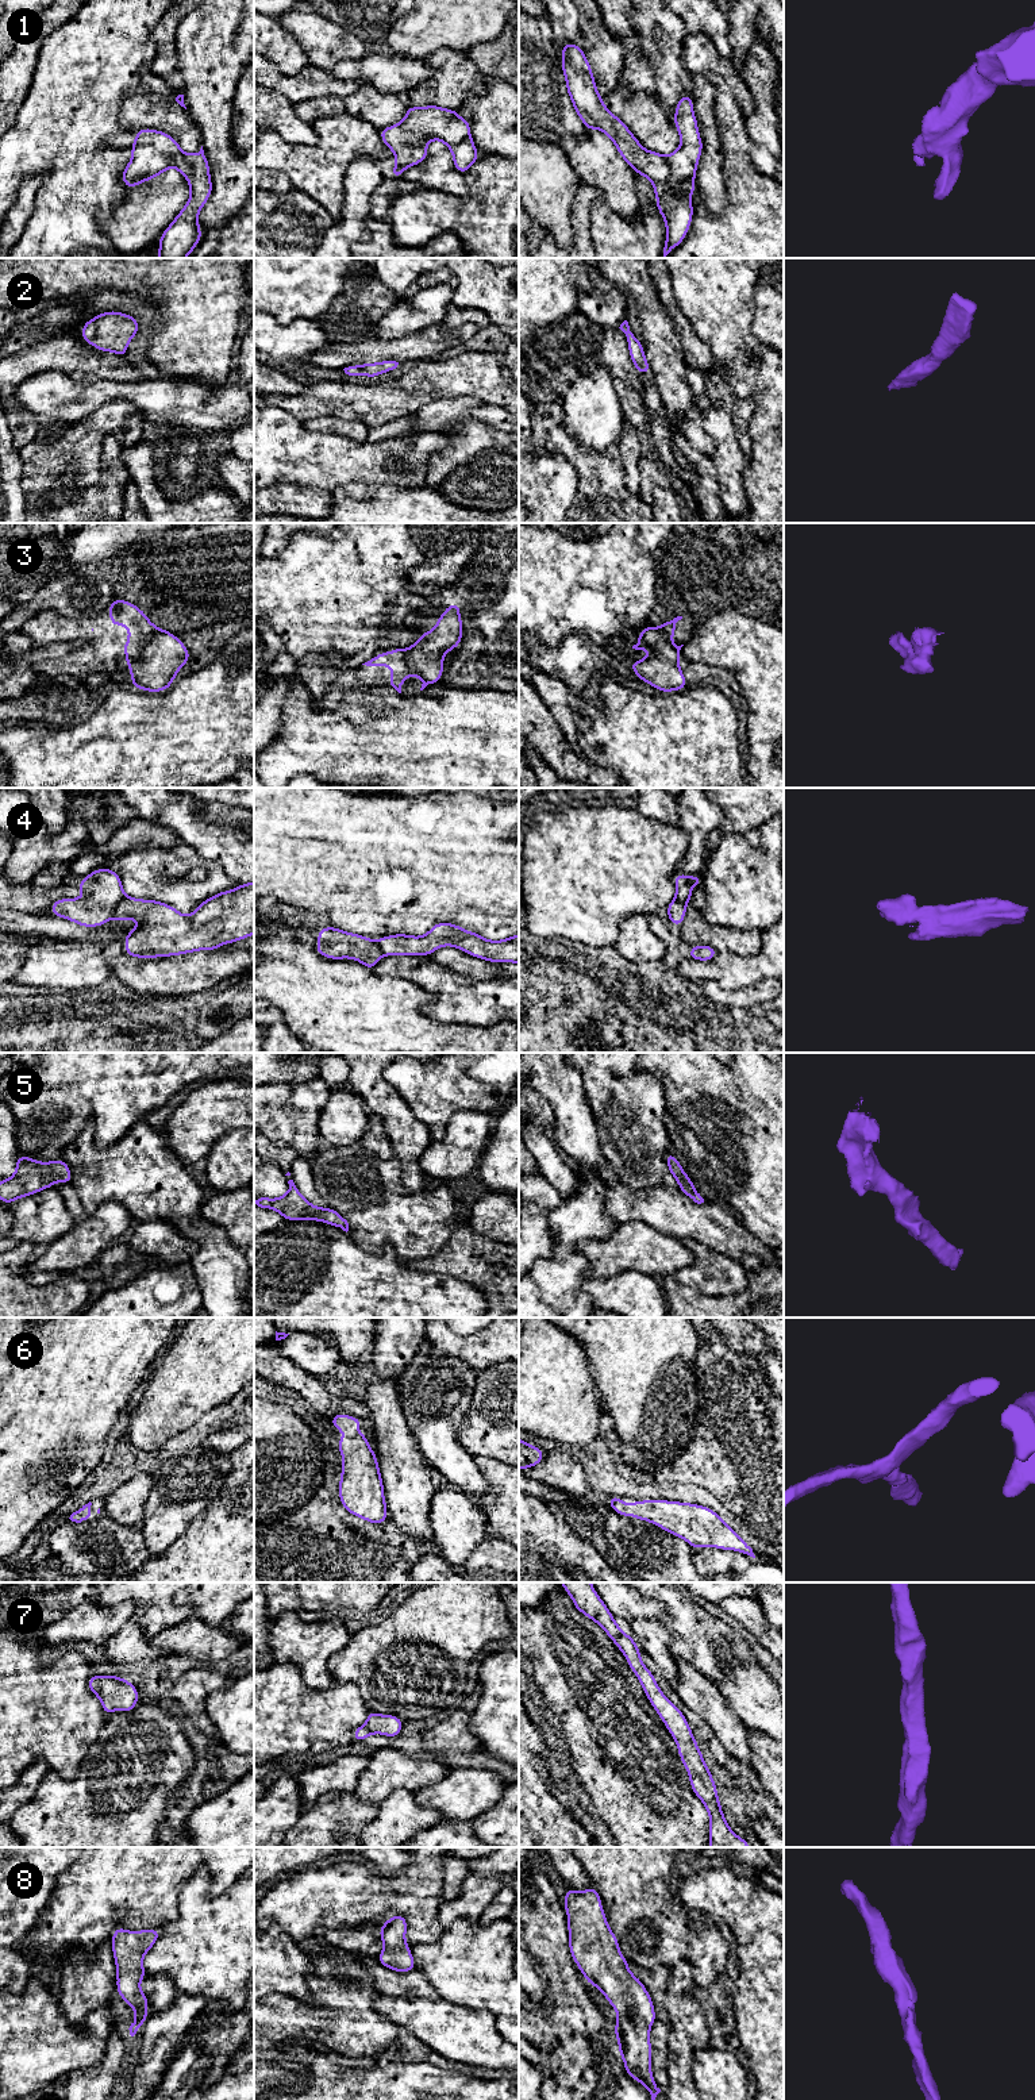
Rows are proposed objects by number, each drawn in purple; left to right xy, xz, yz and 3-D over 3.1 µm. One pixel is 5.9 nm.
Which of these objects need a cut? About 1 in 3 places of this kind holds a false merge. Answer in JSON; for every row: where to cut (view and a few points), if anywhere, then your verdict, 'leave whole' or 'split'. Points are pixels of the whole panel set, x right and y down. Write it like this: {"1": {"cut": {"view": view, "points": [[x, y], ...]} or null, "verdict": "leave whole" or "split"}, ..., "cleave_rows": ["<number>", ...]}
{"1": {"cut": {"view": "yz", "points": [[668, 157], [669, 176], [665, 180], [653, 183]]}, "verdict": "split"}, "2": {"cut": null, "verdict": "leave whole"}, "3": {"cut": {"view": "xy", "points": [[158, 629], [129, 665]]}, "verdict": "split"}, "4": {"cut": {"view": "xy", "points": [[124, 895], [110, 918]]}, "verdict": "split"}, "5": {"cut": null, "verdict": "leave whole"}, "6": {"cut": null, "verdict": "leave whole"}, "7": {"cut": null, "verdict": "leave whole"}, "8": {"cut": null, "verdict": "leave whole"}, "cleave_rows": ["1", "3", "4"]}

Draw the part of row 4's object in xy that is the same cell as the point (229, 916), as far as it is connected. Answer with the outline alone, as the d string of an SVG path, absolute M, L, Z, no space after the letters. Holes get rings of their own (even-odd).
M254 881L239 884L236 889L224 891L208 897L185 916L169 904L158 900L143 900L124 896L111 919L124 922L135 919L139 926L123 939L126 954L142 959L188 954L199 950L216 950L224 943L239 942L254 934Z

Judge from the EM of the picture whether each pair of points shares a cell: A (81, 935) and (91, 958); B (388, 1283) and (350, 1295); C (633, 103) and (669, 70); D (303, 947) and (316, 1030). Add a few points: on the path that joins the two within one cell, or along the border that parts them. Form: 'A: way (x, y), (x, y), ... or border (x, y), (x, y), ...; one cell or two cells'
A: border (115, 938), (108, 941), (57, 942); two cells
B: way (379, 1292), (376, 1295), (360, 1295); one cell
C: border (654, 99), (672, 120); two cells
D: way (303, 968), (303, 983), (312, 992), (312, 1010); one cell

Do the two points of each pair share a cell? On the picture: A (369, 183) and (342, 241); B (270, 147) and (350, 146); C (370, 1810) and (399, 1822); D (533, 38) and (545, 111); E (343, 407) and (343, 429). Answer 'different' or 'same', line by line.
A: same
B: same
C: different
D: same
E: different

